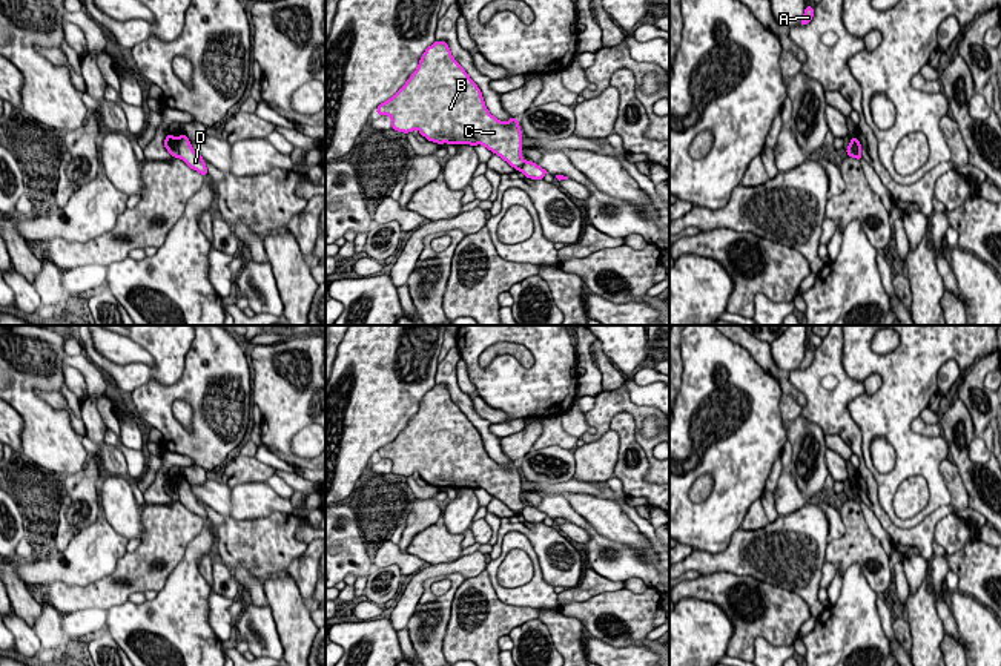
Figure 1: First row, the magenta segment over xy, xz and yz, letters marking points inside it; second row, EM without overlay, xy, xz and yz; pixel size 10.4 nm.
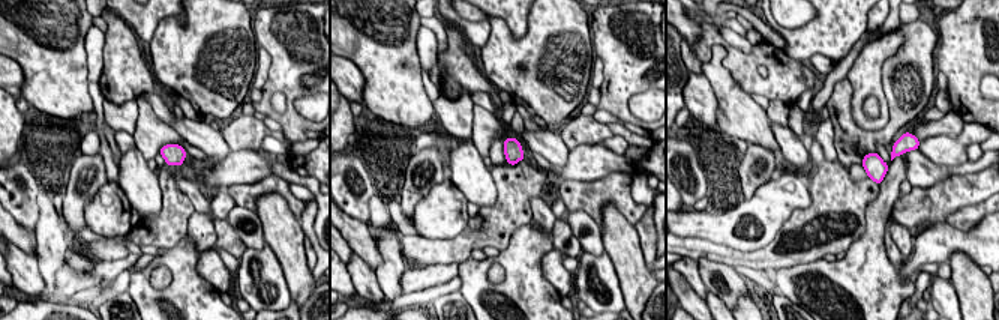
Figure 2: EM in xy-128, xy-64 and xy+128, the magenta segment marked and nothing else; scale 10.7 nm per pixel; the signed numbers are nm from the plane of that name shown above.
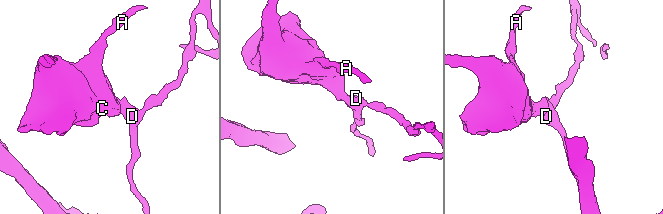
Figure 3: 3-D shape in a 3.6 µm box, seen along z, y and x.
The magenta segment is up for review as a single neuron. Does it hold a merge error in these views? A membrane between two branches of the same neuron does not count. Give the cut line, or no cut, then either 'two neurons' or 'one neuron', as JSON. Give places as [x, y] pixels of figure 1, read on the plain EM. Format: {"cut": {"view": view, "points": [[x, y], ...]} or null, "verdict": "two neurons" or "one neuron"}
{"cut": {"view": "xy", "points": [[175, 482], [178, 499]]}, "verdict": "two neurons"}

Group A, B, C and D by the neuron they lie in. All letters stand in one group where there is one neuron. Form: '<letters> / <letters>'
A B C / D

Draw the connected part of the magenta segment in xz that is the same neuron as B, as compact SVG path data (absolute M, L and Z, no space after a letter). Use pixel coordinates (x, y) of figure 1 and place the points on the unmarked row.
M436 384L425 393L418 413L395 440L378 450L376 457L390 459L391 473L398 476L408 477L418 473L422 480L438 488L482 488L516 514L520 514L525 506L517 462L511 460L502 467L488 456L481 433L453 402L445 385Z

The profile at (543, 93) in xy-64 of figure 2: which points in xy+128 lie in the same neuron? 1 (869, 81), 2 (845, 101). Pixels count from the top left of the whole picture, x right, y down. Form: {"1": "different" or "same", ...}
{"1": "different", "2": "same"}

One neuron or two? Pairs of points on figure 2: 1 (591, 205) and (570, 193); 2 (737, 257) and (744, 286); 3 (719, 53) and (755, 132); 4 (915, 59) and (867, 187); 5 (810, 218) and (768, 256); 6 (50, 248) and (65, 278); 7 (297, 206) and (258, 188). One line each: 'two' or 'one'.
1: one
2: two
3: one
4: two
5: one
6: two
7: one

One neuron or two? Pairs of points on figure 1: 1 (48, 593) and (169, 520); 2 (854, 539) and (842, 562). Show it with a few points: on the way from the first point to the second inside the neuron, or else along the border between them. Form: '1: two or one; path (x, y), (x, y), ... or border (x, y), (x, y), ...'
1: one; path (82, 596), (99, 596), (112, 590), (148, 554)
2: one; path (854, 545), (843, 556)

